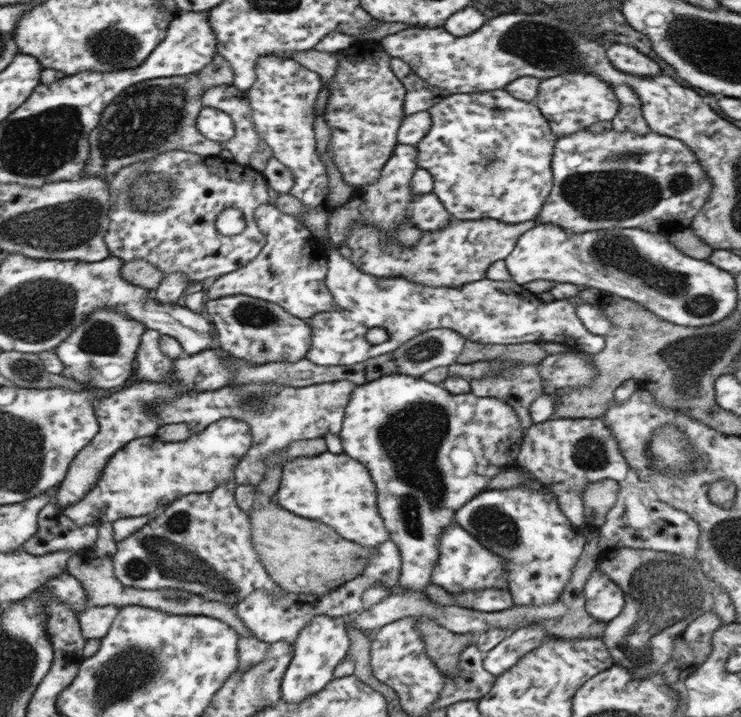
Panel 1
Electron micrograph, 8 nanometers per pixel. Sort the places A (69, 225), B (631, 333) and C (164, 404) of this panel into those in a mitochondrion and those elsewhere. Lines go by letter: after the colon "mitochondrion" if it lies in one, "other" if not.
A: mitochondrion
B: other
C: other

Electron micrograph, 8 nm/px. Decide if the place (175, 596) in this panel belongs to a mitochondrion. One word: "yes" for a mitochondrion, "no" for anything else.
yes

